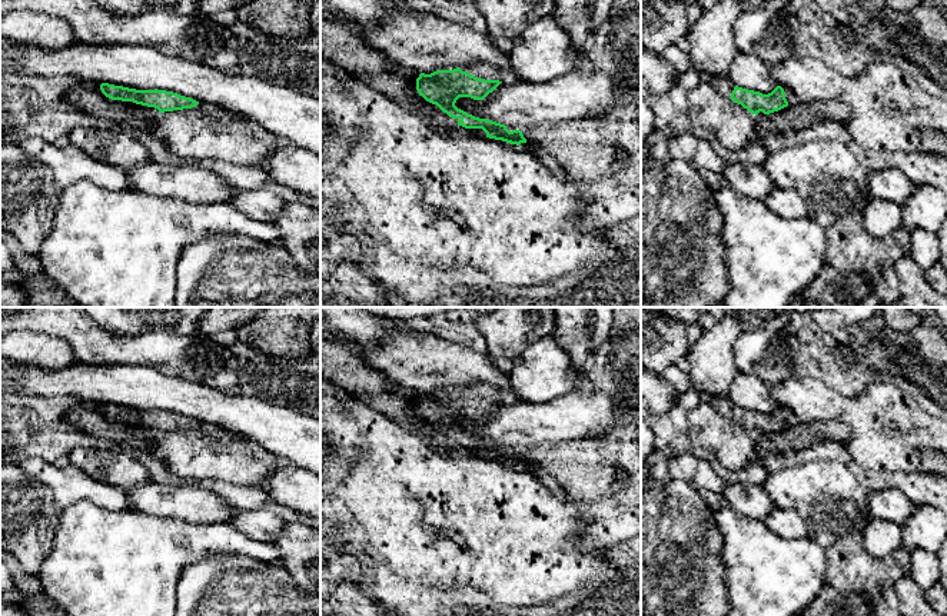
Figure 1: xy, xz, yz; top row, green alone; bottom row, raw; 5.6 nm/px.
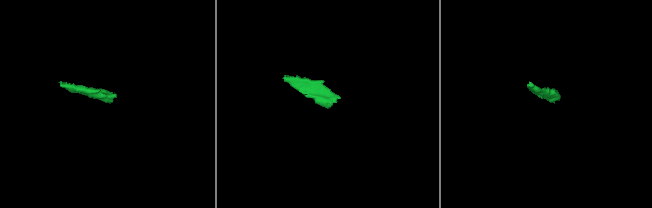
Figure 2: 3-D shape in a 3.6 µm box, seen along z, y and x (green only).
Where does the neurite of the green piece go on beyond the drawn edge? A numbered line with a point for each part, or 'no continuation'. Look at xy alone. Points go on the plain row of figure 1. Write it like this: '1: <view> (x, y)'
no continuation

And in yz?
1: yz (723, 405)

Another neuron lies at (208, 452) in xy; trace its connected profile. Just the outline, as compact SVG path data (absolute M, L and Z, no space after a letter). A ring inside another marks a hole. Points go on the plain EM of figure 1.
M217 424L156 433L150 453L173 476L195 483L219 480L230 485L263 487L269 476L286 462Z

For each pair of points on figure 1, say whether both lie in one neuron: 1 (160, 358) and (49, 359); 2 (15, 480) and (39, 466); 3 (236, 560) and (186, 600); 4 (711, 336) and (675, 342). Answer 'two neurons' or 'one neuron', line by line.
1: two neurons
2: two neurons
3: one neuron
4: two neurons

